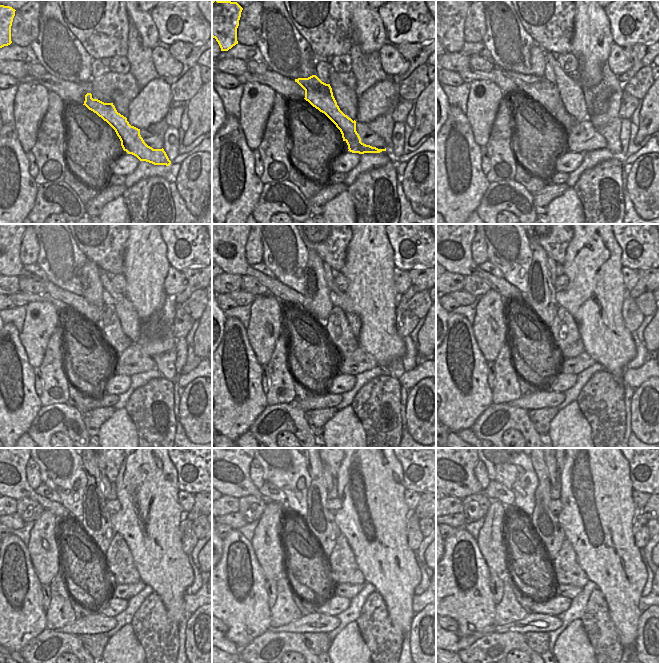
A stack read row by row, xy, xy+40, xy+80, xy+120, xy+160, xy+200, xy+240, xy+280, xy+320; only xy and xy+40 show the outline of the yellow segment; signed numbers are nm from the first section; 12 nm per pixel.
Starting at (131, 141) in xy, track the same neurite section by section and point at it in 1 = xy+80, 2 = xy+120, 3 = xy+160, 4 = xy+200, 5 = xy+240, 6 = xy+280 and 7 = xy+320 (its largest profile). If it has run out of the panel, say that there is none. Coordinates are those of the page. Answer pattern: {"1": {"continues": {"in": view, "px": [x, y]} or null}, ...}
{"1": {"continues": {"in": "xy+80", "px": [545, 92]}}, "2": {"continues": {"in": "xy+120", "px": [8, 263]}}, "3": {"continues": {"in": "xy+160", "px": [232, 260]}}, "4": {"continues": {"in": "xy+200", "px": [456, 255]}}, "5": {"continues": {"in": "xy+240", "px": [8, 478]}}, "6": {"continues": {"in": "xy+280", "px": [232, 478]}}, "7": {"continues": {"in": "xy+320", "px": [456, 468]}}}

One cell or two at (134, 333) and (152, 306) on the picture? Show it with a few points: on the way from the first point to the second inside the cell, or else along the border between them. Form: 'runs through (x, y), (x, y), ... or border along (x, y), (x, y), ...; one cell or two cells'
border along (131, 302), (139, 320), (139, 339), (137, 342); two cells

